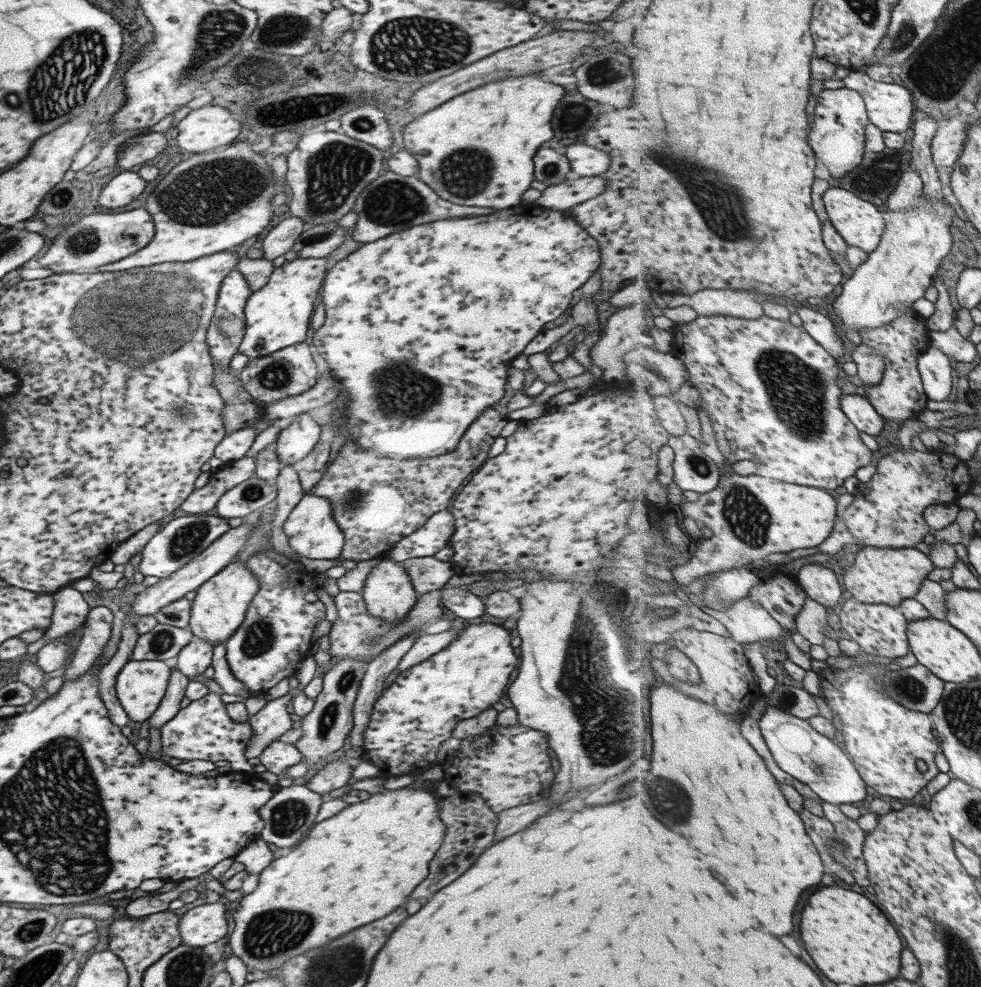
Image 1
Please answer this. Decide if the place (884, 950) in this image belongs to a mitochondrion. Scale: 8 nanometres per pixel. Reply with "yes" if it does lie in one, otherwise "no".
no

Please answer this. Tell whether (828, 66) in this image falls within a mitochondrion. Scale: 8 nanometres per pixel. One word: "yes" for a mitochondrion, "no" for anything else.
no

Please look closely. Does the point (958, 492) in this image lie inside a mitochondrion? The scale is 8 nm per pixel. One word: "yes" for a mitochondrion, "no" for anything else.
no

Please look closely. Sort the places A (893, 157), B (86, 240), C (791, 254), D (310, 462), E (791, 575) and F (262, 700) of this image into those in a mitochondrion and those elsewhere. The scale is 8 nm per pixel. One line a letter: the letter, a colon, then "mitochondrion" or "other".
A: other
B: mitochondrion
C: other
D: other
E: other
F: other

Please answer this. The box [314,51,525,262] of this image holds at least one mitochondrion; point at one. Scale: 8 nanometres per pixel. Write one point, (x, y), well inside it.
(393, 202)

